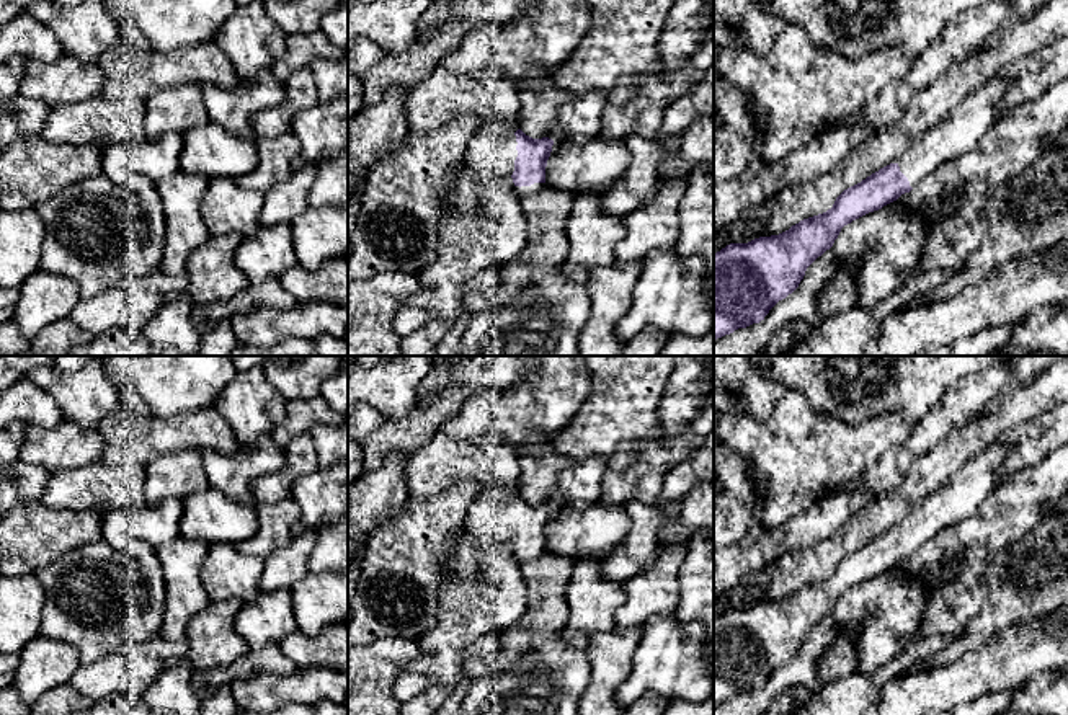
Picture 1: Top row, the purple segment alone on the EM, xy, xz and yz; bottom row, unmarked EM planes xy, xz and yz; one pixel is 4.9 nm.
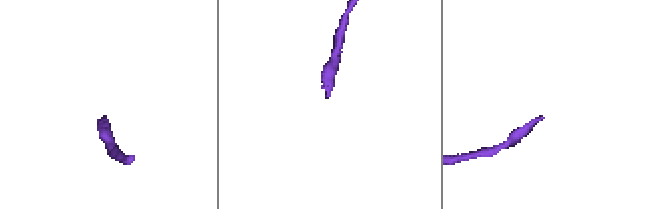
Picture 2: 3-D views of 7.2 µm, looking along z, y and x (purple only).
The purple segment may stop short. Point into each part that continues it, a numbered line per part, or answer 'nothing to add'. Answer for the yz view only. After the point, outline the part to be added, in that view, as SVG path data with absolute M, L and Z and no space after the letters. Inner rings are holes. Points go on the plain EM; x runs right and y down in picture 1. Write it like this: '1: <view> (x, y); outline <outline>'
1: yz (961, 498); outline M993 444L968 460L950 482L916 504L893 529L914 553L944 529L973 516L985 498L999 485L999 473L1009 452L1008 444Z

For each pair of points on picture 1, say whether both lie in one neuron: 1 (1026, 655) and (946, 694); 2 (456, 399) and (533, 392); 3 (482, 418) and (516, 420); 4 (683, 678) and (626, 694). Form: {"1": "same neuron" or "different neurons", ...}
{"1": "same neuron", "2": "different neurons", "3": "same neuron", "4": "same neuron"}

